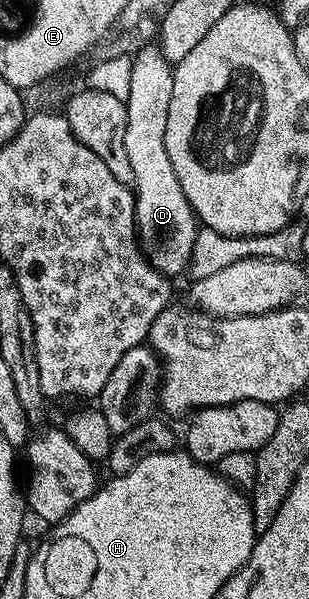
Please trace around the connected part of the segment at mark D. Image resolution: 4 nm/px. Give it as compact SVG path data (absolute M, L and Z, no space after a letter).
M151 42L132 56L132 83L126 102L124 150L132 162L134 182L134 223L139 245L151 266L167 278L175 278L190 267L192 246L200 221L188 202L172 170L168 150L164 146L164 126L168 126L168 102L172 102L174 70L162 49Z

